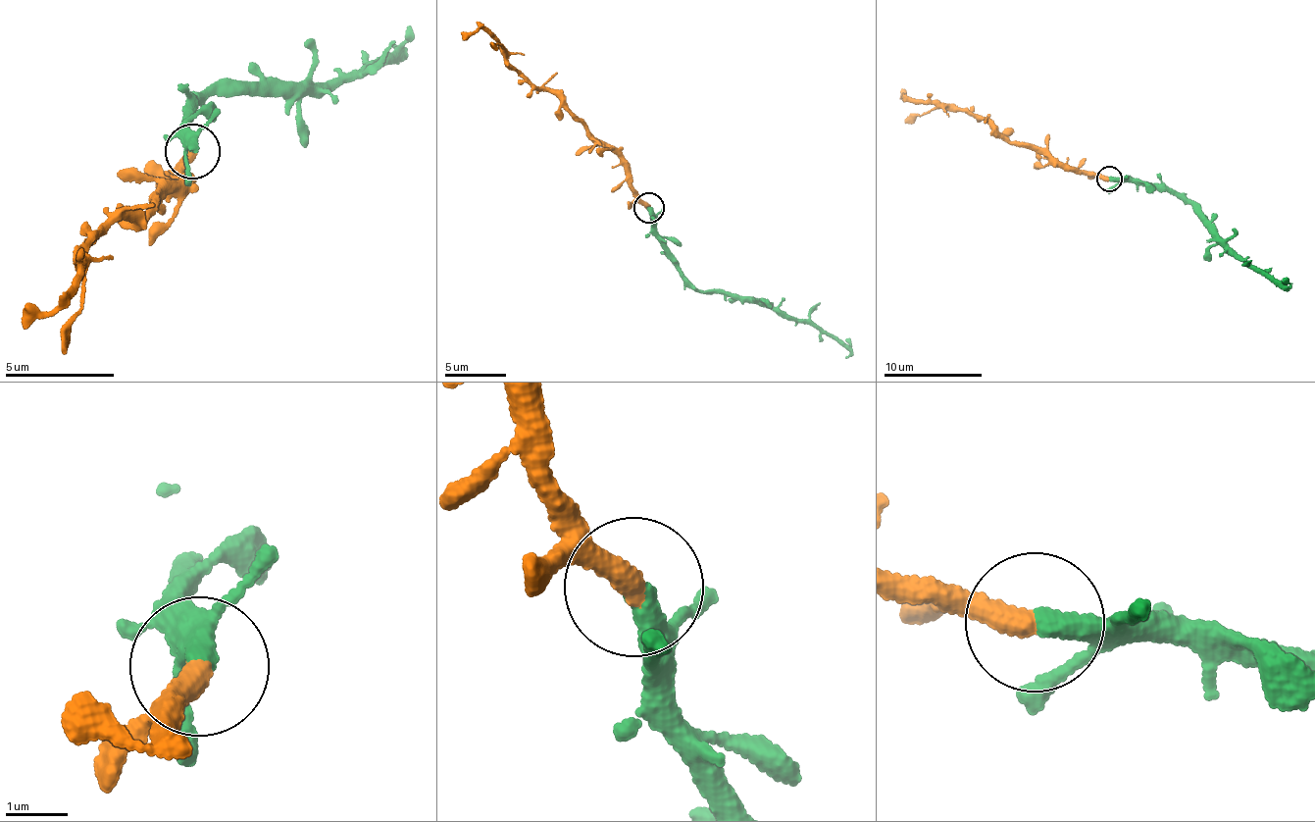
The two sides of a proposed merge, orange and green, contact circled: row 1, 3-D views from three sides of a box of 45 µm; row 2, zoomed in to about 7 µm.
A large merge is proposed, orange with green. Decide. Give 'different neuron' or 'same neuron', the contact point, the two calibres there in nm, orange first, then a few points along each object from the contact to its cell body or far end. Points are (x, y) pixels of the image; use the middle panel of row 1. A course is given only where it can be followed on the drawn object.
same neuron; at (648, 207); 420 nm thick on the orange side, 400 nm on the other; orange runs (647, 206), (632, 186), (624, 162), (580, 118), (516, 69), (501, 41), (480, 29), (469, 31), (463, 41); green runs (647, 206), (651, 230), (672, 264), (702, 290), (758, 296), (808, 319), (850, 352), (844, 358)

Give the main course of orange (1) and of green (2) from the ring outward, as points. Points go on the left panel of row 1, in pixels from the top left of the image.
1: (191, 151), (180, 170), (187, 189), (158, 198), (151, 218), (120, 215), (87, 250), (59, 310), (22, 329)
2: (191, 151), (179, 128), (186, 97), (332, 85), (359, 77), (382, 54), (402, 48), (387, 45)

